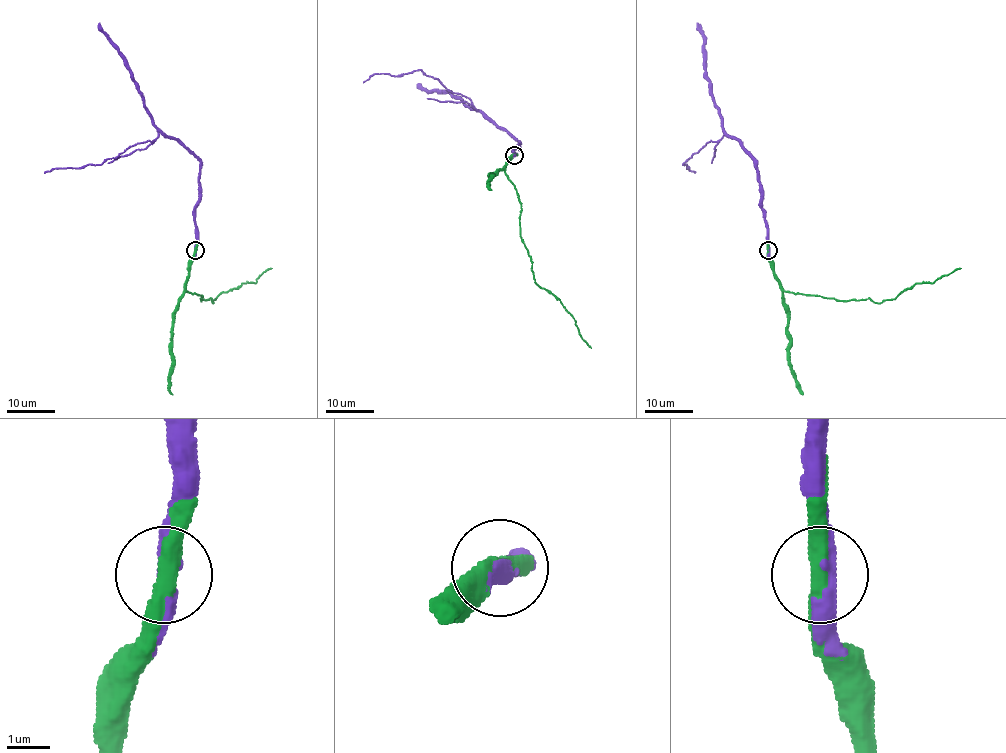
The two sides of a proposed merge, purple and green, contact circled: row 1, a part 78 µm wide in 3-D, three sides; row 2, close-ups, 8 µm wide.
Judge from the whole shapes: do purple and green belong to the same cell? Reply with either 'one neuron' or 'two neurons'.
one neuron

